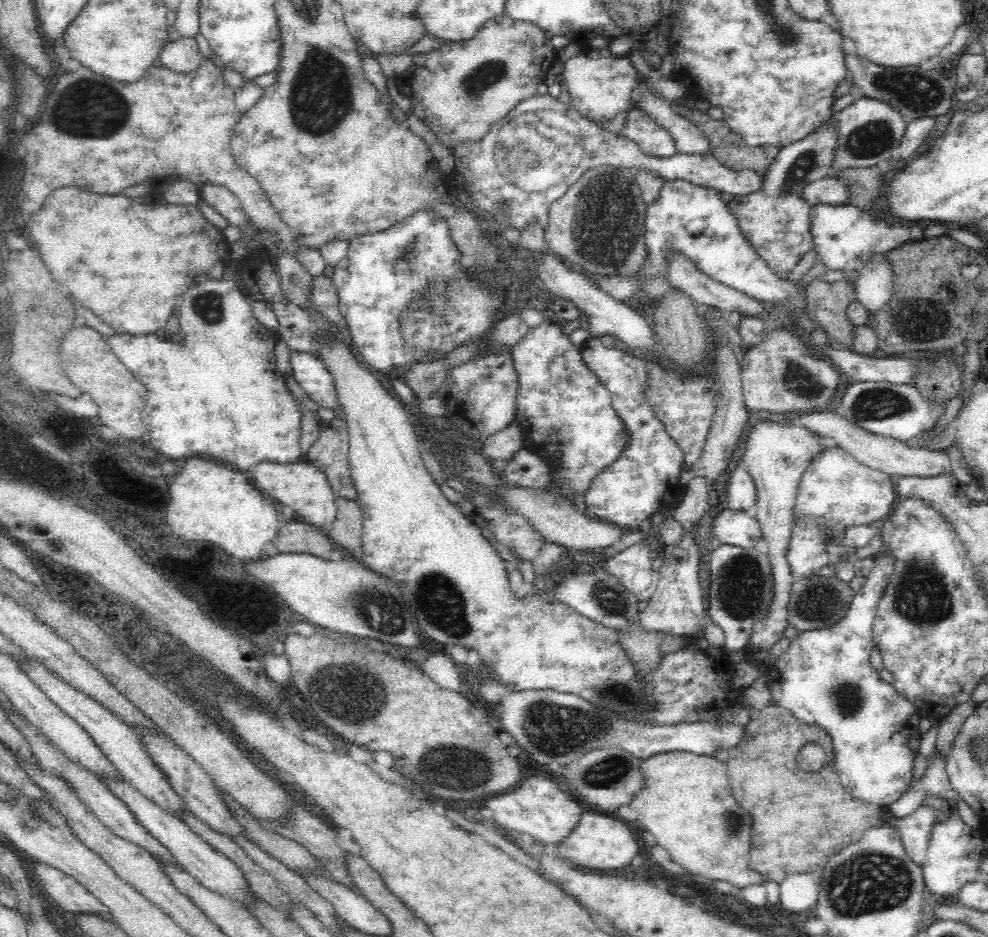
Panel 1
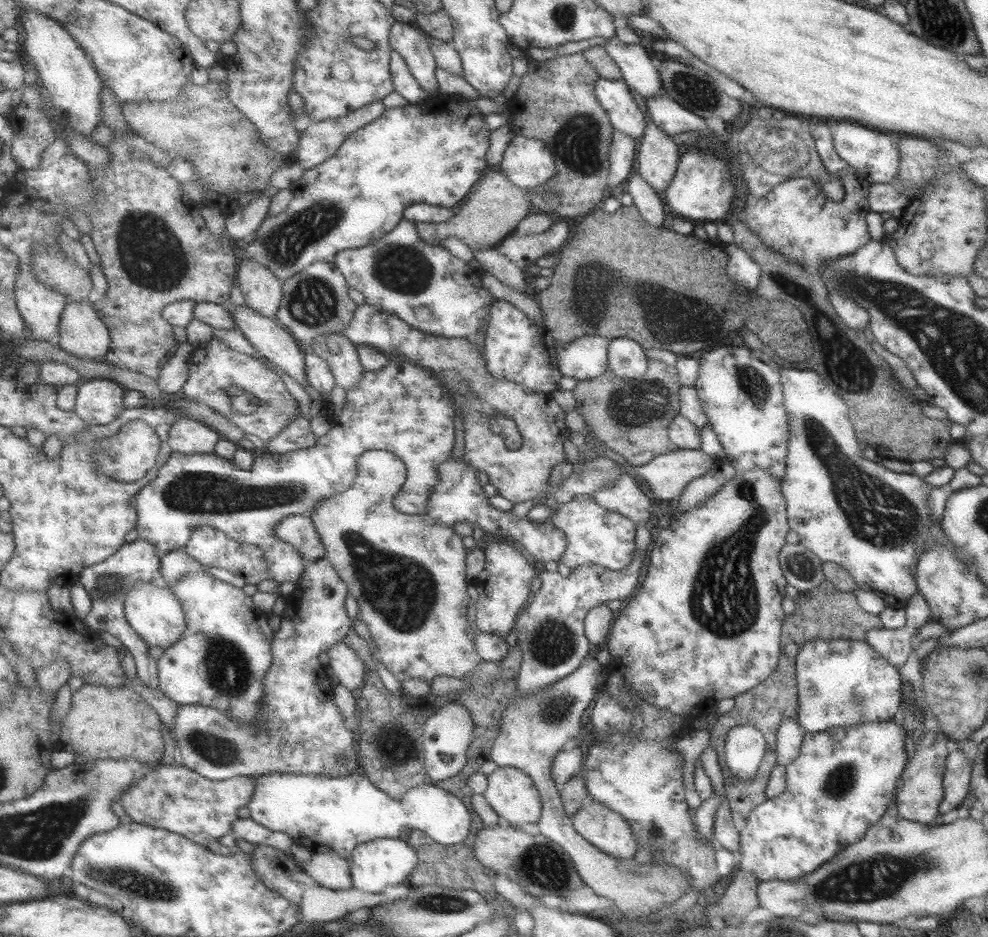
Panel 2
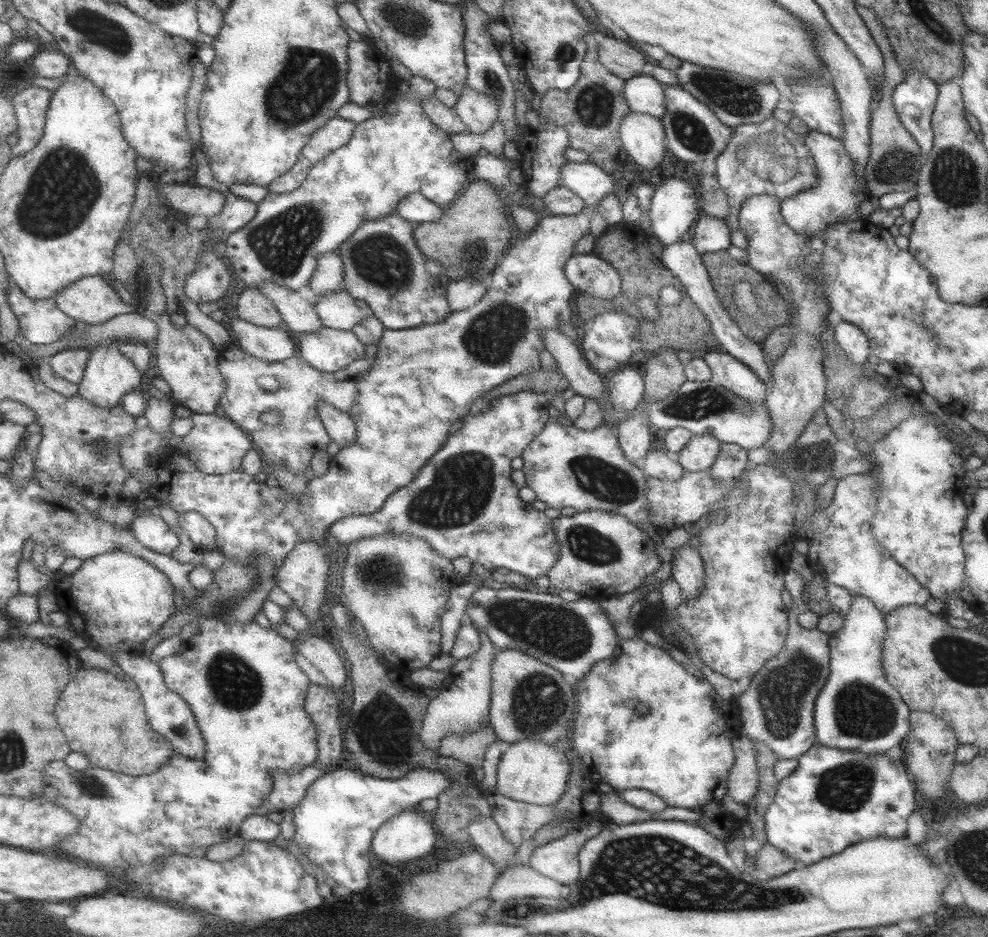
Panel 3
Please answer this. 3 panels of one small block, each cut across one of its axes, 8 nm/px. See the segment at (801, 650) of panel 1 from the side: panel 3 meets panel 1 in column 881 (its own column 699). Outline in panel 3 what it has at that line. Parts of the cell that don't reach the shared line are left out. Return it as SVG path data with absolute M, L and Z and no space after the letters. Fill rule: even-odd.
M689 544L673 550L673 570L671 578L681 588L681 600L691 602L703 596L705 590L705 566L699 552L691 550ZM631 638L631 640L625 640L621 642L619 646L619 652L615 652L615 656L611 660L605 660L605 662L597 662L593 672L579 680L577 686L575 686L575 694L579 696L579 714L577 718L573 720L571 724L571 732L569 732L569 738L573 742L573 748L579 752L581 760L595 772L595 778L599 782L599 788L603 794L611 794L611 792L627 792L627 790L635 790L635 788L641 788L641 790L649 790L653 794L657 794L659 798L663 798L663 802L667 802L667 806L677 806L677 808L699 808L699 806L705 806L709 804L711 800L721 800L725 794L727 794L727 776L731 772L731 768L735 766L735 754L733 754L733 736L741 736L741 724L737 720L737 704L735 704L735 698L733 700L723 700L715 688L707 682L707 680L697 680L695 676L691 676L681 664L673 662L663 650L657 650L657 648L651 648L645 640L641 638ZM645 704L647 706L647 714L639 712L639 706Z

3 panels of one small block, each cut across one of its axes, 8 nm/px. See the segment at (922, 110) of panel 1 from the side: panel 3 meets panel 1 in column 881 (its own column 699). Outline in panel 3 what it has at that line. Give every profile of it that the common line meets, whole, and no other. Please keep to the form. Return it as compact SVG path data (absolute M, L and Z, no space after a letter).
M683 62L675 70L681 88L685 88L693 98L703 102L719 120L721 124L727 124L729 128L737 128L741 124L759 124L773 116L773 110L779 104L779 90L775 84L755 82L747 78L733 78L729 72L723 70L711 70L705 66L695 66L691 62Z

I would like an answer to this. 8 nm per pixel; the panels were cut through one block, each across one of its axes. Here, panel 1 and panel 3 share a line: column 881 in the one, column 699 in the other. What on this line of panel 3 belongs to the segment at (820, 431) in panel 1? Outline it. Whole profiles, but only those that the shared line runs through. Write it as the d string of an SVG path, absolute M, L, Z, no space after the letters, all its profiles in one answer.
M693 436L689 444L677 454L677 460L685 468L685 472L701 472L715 464L719 452L721 440L717 440L715 436Z

